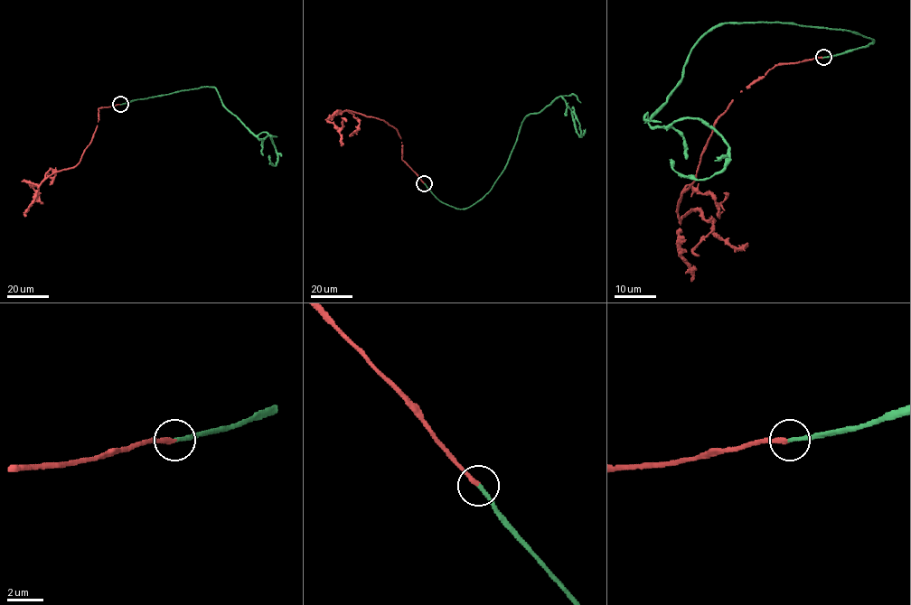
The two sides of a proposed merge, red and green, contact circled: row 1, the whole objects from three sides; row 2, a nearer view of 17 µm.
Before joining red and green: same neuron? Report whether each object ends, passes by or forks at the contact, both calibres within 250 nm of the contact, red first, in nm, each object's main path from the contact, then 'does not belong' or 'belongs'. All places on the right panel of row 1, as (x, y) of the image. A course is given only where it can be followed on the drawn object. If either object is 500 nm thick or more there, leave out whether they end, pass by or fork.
red ends; green ends; calibres 240 and 200 nm; course red (822, 58), (780, 62), (717, 121), (678, 200), (680, 219), (699, 209), (714, 220), (693, 250), (699, 255); course green (822, 58), (873, 41), (713, 26), (649, 124), (703, 120), (726, 165), (696, 180), (669, 160); belongs

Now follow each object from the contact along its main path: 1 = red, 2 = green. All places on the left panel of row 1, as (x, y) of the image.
1: (121, 104), (98, 109), (91, 143), (73, 167), (52, 172), (39, 185), (24, 181), (36, 186), (42, 203)
2: (121, 104), (214, 87), (223, 105), (257, 137), (270, 135), (277, 158), (275, 165), (270, 162), (269, 155)

